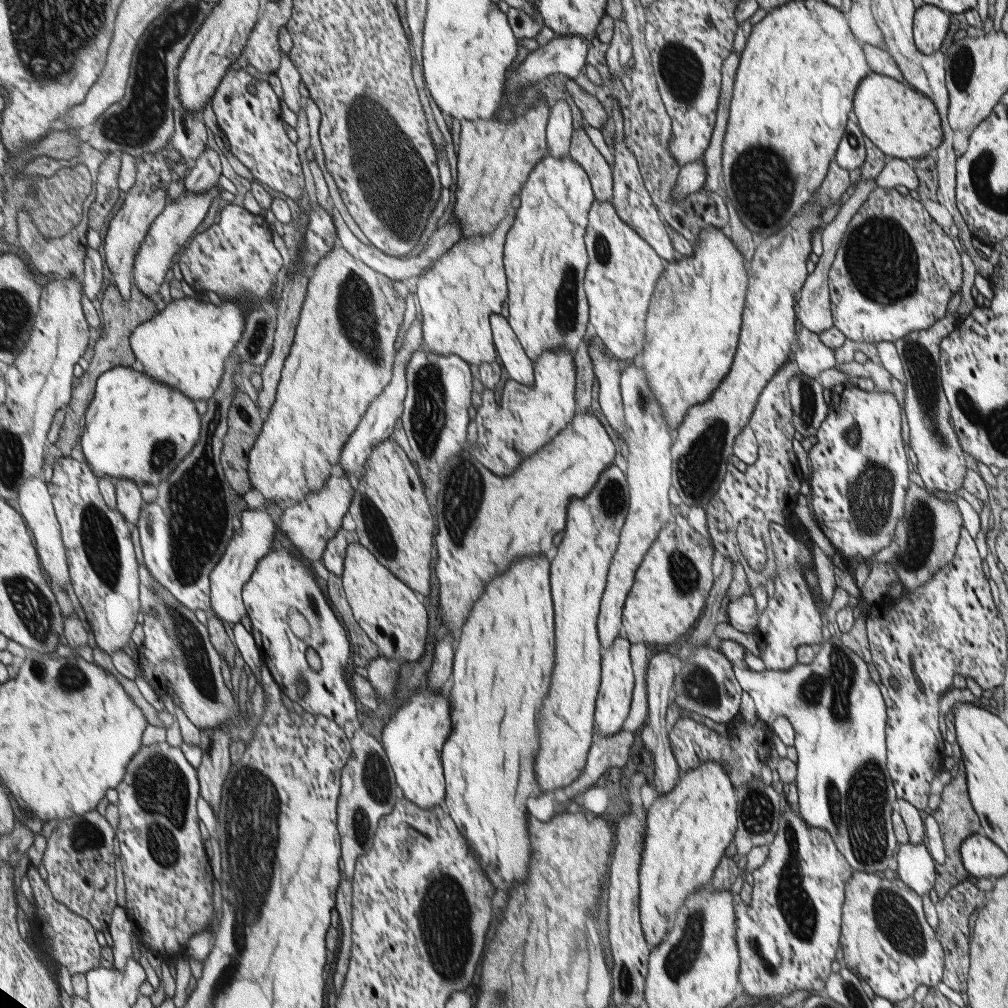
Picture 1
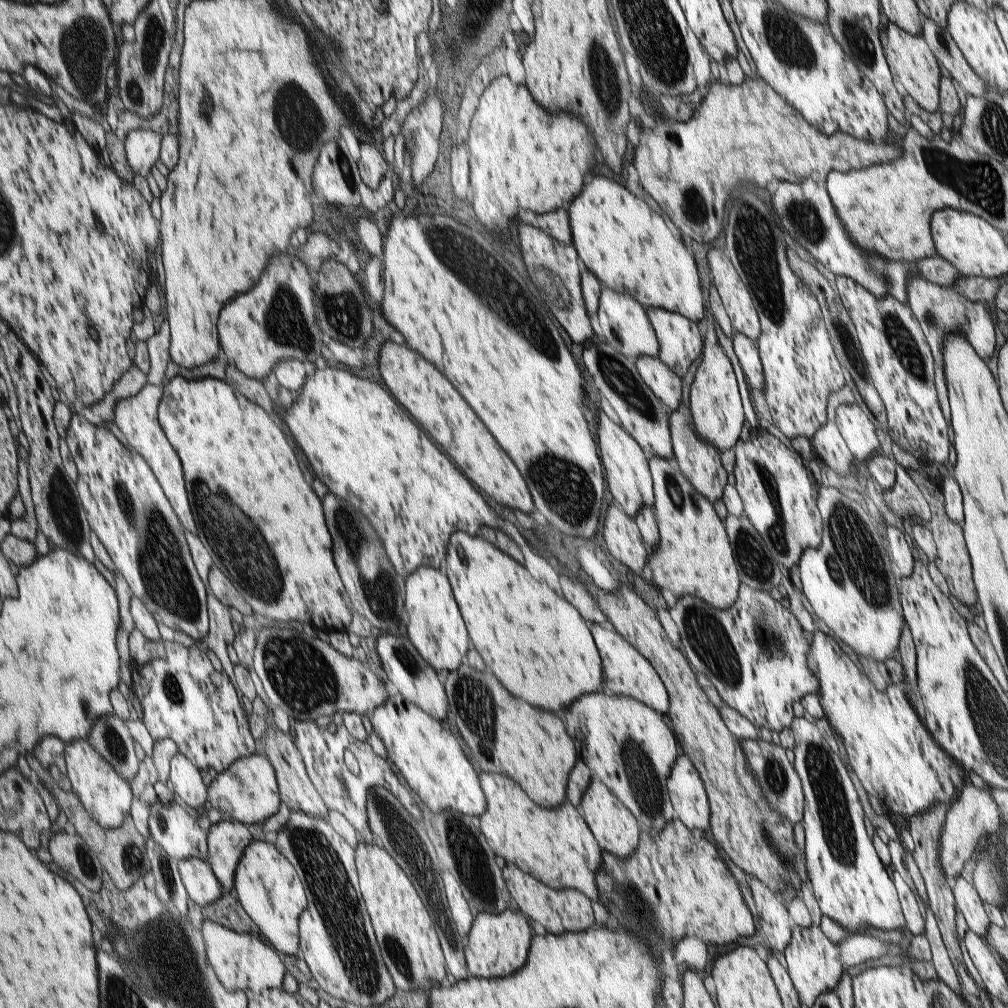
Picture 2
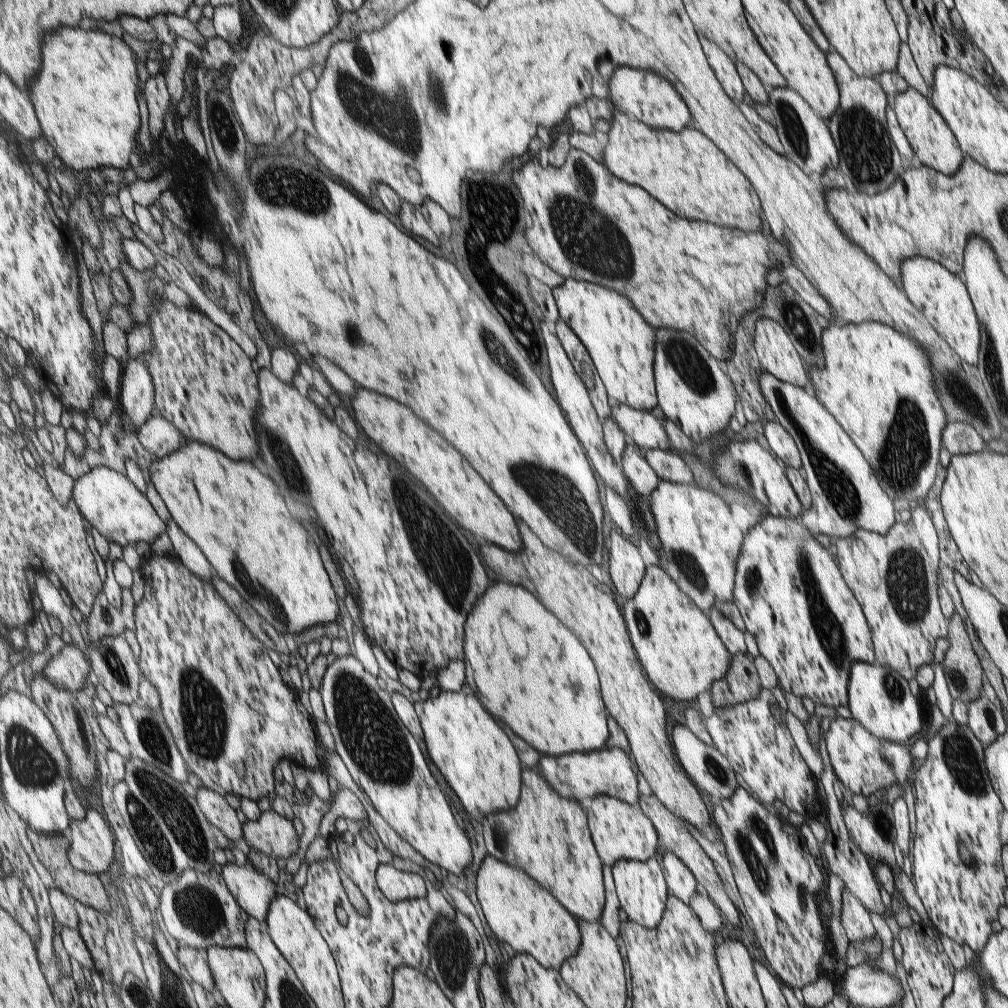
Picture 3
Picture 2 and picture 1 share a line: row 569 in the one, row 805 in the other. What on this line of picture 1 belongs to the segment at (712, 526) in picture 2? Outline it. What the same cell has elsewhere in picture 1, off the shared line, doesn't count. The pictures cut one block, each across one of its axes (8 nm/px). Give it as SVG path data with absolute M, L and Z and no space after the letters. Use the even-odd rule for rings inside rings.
M713 760L702 761L701 766L680 772L681 778L674 788L652 802L646 818L646 834L639 868L639 918L647 944L654 947L664 943L672 929L672 921L676 919L677 912L680 912L690 894L711 882L714 869L718 867L720 859L725 858L724 852L734 840L738 829L735 788L723 764Z

